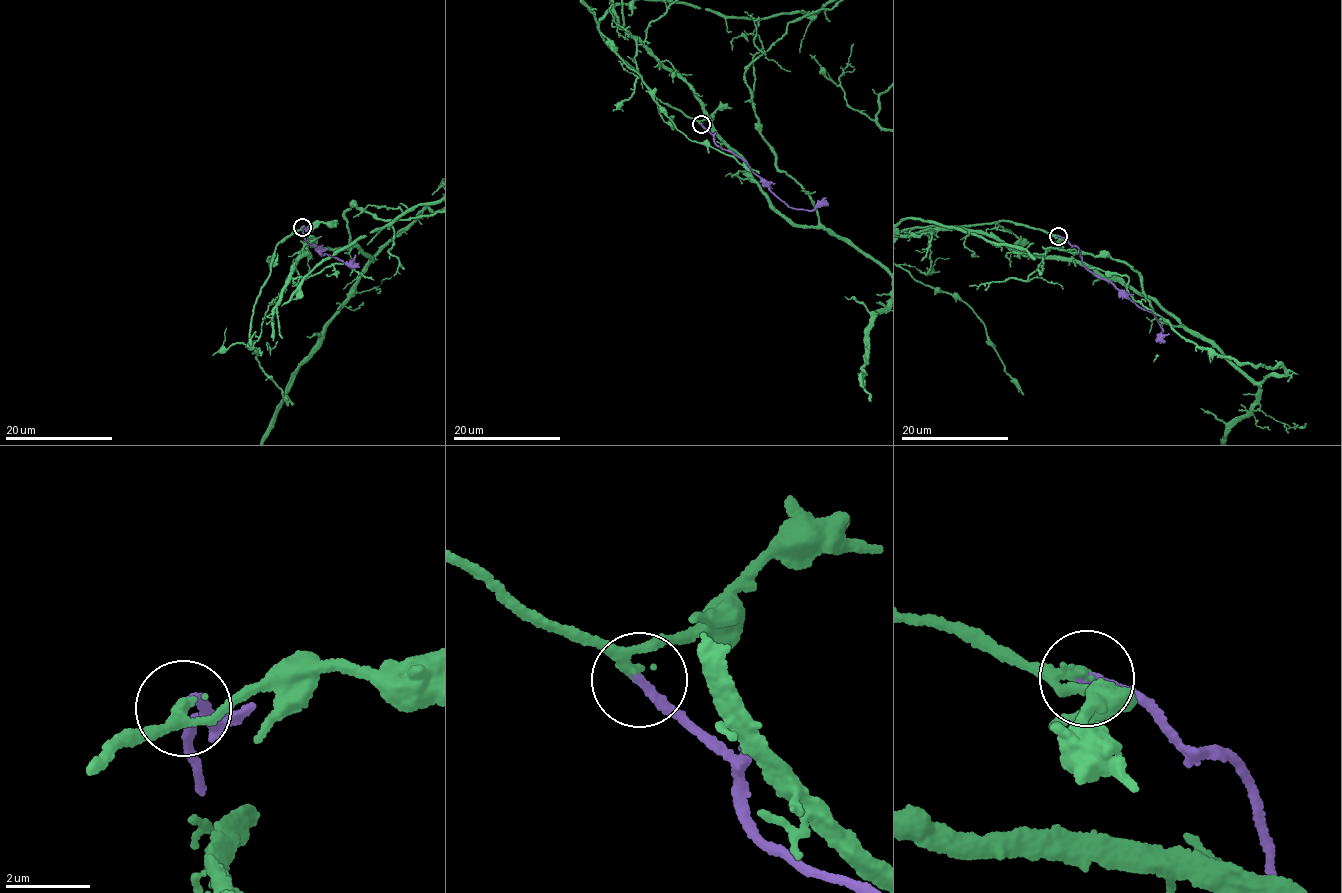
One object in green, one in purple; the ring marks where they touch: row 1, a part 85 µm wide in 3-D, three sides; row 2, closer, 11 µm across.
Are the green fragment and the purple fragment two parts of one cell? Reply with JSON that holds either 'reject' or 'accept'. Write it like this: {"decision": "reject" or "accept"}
{"decision": "accept"}

